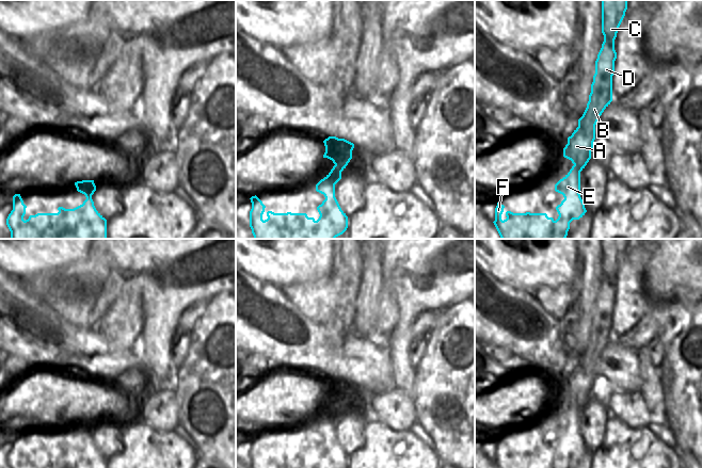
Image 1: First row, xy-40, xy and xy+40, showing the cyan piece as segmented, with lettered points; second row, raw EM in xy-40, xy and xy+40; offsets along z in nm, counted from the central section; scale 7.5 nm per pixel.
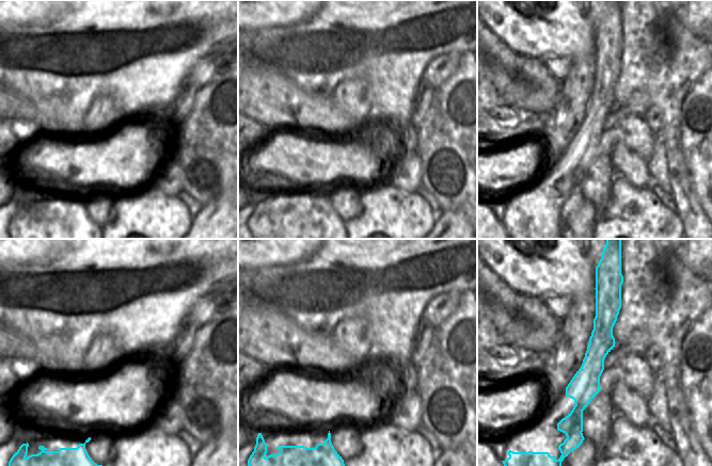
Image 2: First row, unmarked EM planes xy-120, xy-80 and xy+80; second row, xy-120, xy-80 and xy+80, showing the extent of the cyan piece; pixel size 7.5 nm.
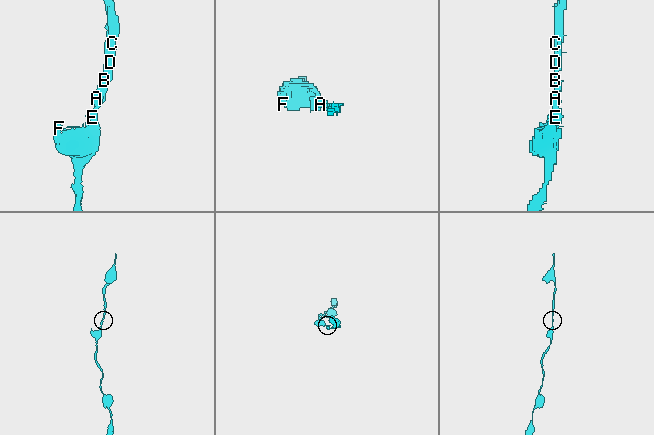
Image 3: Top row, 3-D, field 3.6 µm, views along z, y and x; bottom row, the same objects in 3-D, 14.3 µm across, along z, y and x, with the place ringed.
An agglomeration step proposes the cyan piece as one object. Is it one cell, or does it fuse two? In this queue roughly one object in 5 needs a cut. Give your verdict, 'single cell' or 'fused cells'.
single cell

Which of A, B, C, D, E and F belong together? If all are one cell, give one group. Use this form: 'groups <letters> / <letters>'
groups A B C D E F

